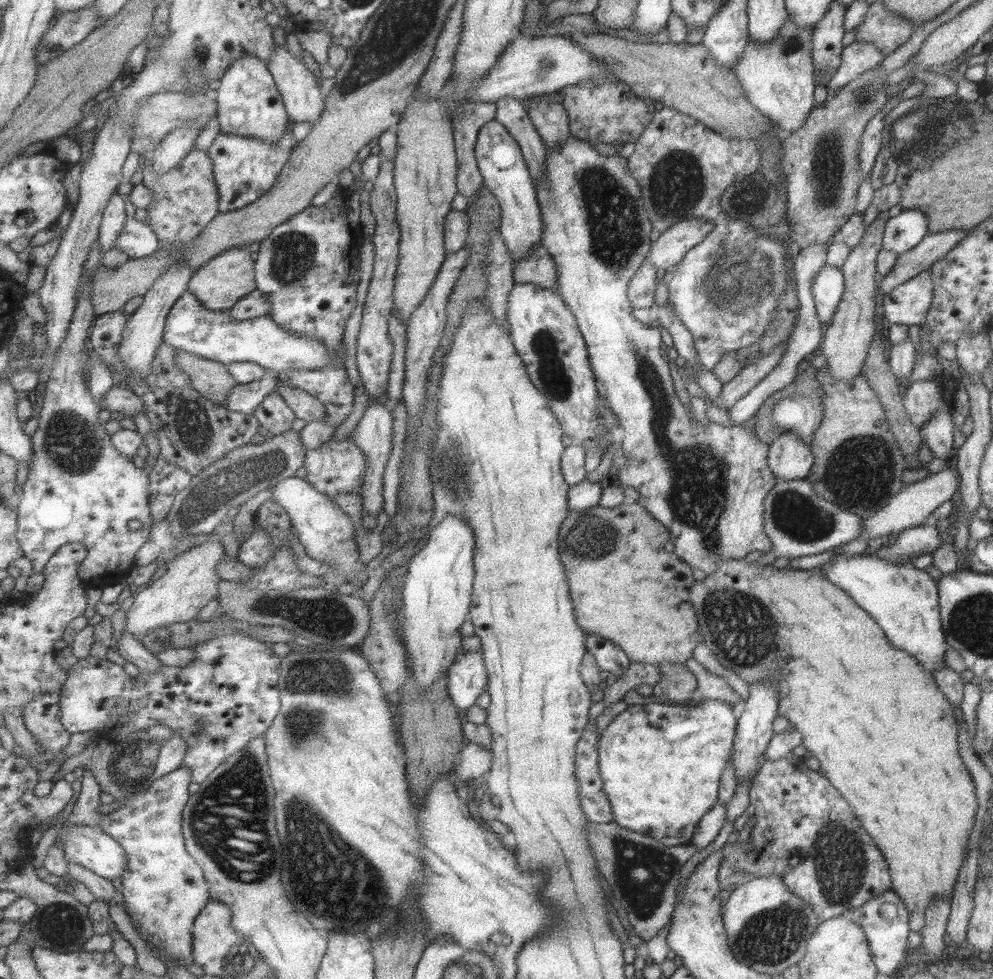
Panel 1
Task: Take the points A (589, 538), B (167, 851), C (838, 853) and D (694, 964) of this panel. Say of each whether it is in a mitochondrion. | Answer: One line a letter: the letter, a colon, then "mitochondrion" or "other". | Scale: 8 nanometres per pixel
A: mitochondrion
B: other
C: mitochondrion
D: other

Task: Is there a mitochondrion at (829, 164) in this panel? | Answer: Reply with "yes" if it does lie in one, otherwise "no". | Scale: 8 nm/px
yes

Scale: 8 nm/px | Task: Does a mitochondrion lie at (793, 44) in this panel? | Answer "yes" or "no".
yes

